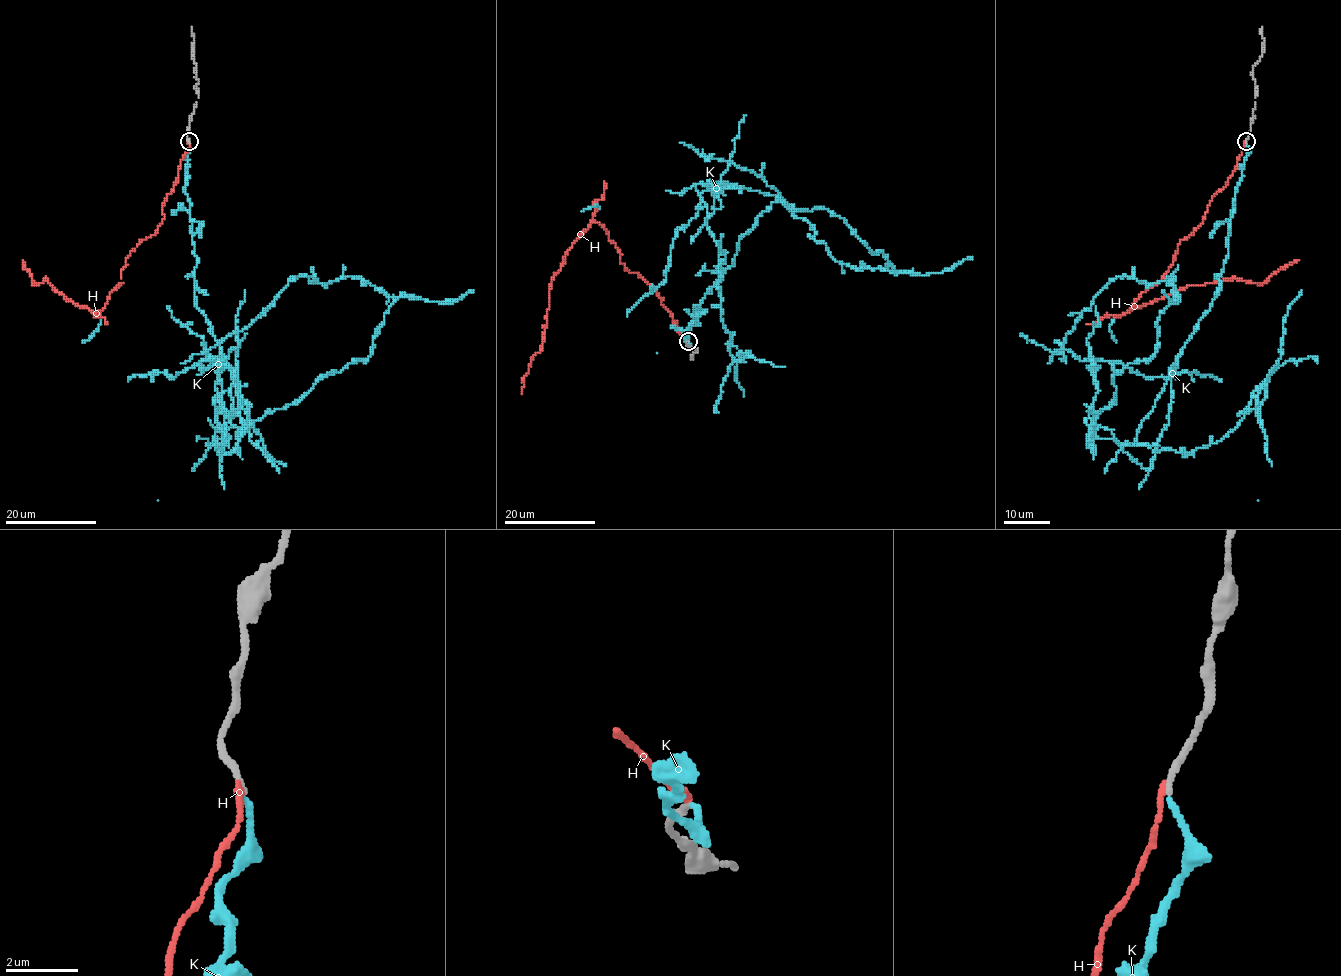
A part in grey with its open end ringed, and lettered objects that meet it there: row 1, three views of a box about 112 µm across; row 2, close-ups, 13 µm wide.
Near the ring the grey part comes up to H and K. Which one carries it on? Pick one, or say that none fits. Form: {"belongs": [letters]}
{"belongs": ["H"]}

